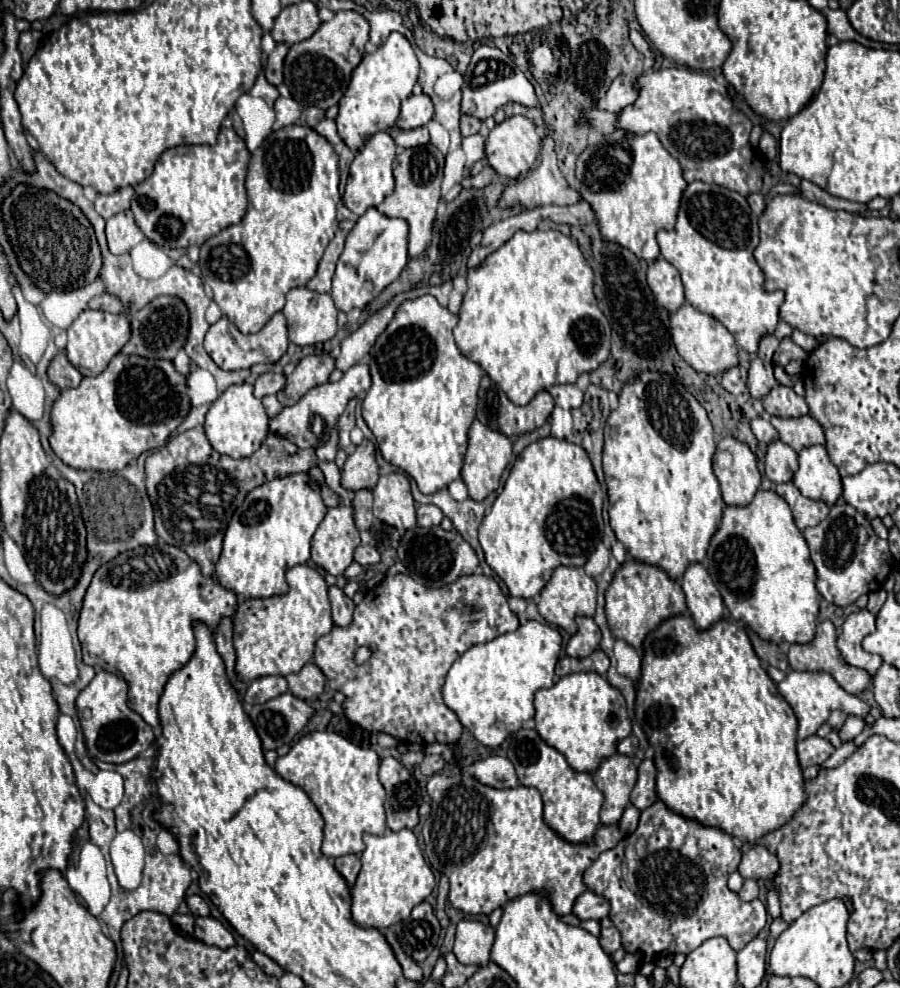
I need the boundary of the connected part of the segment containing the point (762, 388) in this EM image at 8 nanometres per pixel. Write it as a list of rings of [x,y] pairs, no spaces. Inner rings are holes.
[[[757,357],[749,366],[747,388],[753,398],[763,398],[778,382],[774,376],[773,364]]]

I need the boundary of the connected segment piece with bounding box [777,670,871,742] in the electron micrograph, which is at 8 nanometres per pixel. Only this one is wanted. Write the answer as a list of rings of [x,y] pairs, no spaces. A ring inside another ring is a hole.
[[[791,670],[785,676],[785,680],[777,684],[777,688],[779,688],[781,696],[791,704],[791,708],[793,708],[793,712],[797,716],[797,722],[799,722],[797,740],[799,742],[813,736],[813,734],[817,734],[817,730],[827,722],[827,718],[829,718],[829,714],[833,710],[841,710],[847,716],[857,716],[857,718],[865,718],[871,712],[871,706],[865,700],[861,700],[855,694],[845,692],[835,682],[835,678],[831,674],[827,674],[827,672],[795,672],[795,670]]]

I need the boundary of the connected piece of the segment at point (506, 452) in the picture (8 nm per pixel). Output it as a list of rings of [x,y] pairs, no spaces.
[[[475,420],[471,424],[471,430],[469,430],[469,448],[465,452],[465,464],[463,464],[461,476],[463,476],[463,480],[467,484],[469,496],[473,500],[483,500],[493,490],[497,490],[501,474],[507,468],[509,458],[511,458],[511,446],[513,446],[511,438],[505,436],[503,432],[497,432],[497,430],[489,428],[489,426],[481,424],[479,420]]]

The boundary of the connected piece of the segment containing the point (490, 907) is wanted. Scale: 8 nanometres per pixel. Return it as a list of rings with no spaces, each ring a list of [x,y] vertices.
[[[459,772],[453,776],[435,774],[427,782],[427,792],[433,798],[433,804],[431,814],[423,824],[425,854],[433,868],[449,876],[449,902],[467,914],[489,914],[515,896],[521,896],[525,892],[541,894],[541,890],[547,894],[553,904],[553,910],[559,916],[573,914],[573,904],[577,896],[587,890],[583,882],[585,868],[589,868],[601,852],[615,848],[623,840],[615,824],[601,824],[593,834],[593,844],[573,844],[563,840],[545,824],[543,800],[537,788],[517,786],[509,790],[497,790],[483,786],[469,772]]]

